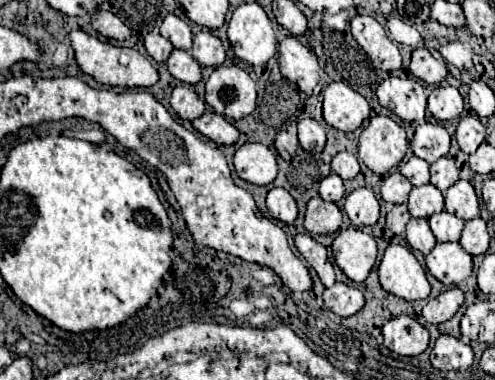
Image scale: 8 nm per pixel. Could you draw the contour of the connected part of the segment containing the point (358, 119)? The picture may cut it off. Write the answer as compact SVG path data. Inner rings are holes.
M332 82L324 88L324 122L342 132L354 132L370 114L370 106L362 94L344 82Z

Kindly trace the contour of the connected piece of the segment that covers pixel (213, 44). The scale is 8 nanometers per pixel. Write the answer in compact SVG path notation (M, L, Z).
M200 30L194 36L194 46L192 46L192 56L200 66L220 66L226 58L226 50L210 30Z

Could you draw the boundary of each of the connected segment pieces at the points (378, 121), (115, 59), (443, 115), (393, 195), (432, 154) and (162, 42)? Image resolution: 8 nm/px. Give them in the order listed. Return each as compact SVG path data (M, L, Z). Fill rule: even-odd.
M374 116L358 138L358 156L376 174L388 174L408 150L404 128L390 116Z
M82 30L78 32L70 32L68 34L70 44L74 48L74 56L76 56L76 64L78 68L92 76L96 82L106 84L106 86L118 86L118 88L150 88L158 82L158 72L156 68L134 48L120 48L120 46L112 46L108 42L102 42Z
M438 86L428 96L428 110L436 120L456 120L464 110L464 100L454 86Z
M394 170L384 178L380 196L384 202L390 202L390 204L406 204L410 190L412 190L412 184L398 170Z
M420 124L410 142L414 156L426 160L428 164L446 156L450 150L450 134L440 124Z
M150 32L144 36L144 48L158 64L164 64L174 46L166 38L162 38L158 32Z

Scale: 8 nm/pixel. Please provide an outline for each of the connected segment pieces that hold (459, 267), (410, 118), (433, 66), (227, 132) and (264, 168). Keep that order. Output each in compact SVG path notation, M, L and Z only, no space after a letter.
M440 242L426 256L426 268L442 284L458 284L472 274L472 256L458 242Z
M388 76L376 88L380 106L394 112L404 122L424 122L426 94L418 80Z
M420 46L412 52L410 72L426 84L440 84L440 82L444 82L448 68L442 60L436 60L424 46Z
M206 112L200 118L196 118L192 122L194 130L198 130L200 134L204 134L206 138L210 138L216 144L236 144L238 140L238 130L222 116L216 112Z
M242 144L234 154L236 174L250 184L270 184L278 174L276 156L264 144Z

